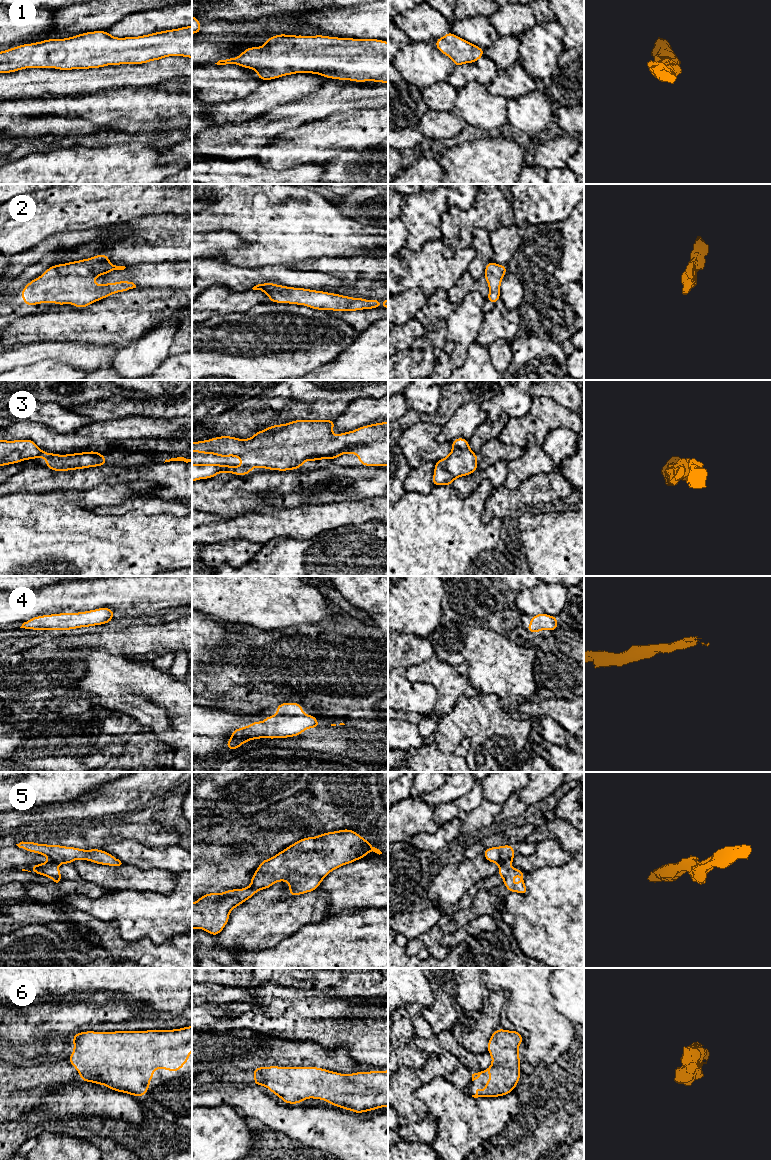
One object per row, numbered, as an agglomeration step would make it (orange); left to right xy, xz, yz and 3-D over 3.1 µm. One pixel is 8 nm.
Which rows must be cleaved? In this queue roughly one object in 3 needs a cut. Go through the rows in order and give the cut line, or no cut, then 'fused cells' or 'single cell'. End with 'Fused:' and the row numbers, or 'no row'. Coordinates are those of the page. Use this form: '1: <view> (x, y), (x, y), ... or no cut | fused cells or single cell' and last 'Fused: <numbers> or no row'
1: no cut | single cell
2: no cut | single cell
3: no cut | single cell
4: no cut | single cell
5: yz (511, 858), (508, 858), (500, 865) | fused cells
6: no cut | single cell
Fused: 5

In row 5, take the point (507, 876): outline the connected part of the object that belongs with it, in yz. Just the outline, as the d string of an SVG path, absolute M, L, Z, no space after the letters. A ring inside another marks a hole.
M508 859L502 863L497 871L497 874L502 877L503 883L505 884L508 892L517 892L523 895L528 893L528 889L525 885L526 873L516 868L513 865L512 859ZM515 875L521 877L521 882L519 884L512 883L513 877Z

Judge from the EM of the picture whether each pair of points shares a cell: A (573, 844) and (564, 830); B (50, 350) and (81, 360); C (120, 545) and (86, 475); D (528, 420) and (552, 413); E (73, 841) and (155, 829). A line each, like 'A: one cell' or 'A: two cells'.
A: one cell
B: one cell
C: two cells
D: one cell
E: one cell

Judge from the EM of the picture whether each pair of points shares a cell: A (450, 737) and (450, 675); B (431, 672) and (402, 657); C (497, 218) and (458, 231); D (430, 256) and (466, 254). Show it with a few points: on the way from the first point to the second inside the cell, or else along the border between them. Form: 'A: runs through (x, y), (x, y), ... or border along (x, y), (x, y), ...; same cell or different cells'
A: border along (469, 697), (460, 696), (454, 707), (436, 720); different cells
B: border along (434, 655), (411, 665), (404, 676); different cells
C: runs through (487, 218), (472, 218), (468, 221); same cell
D: runs through (439, 262), (457, 262); same cell

